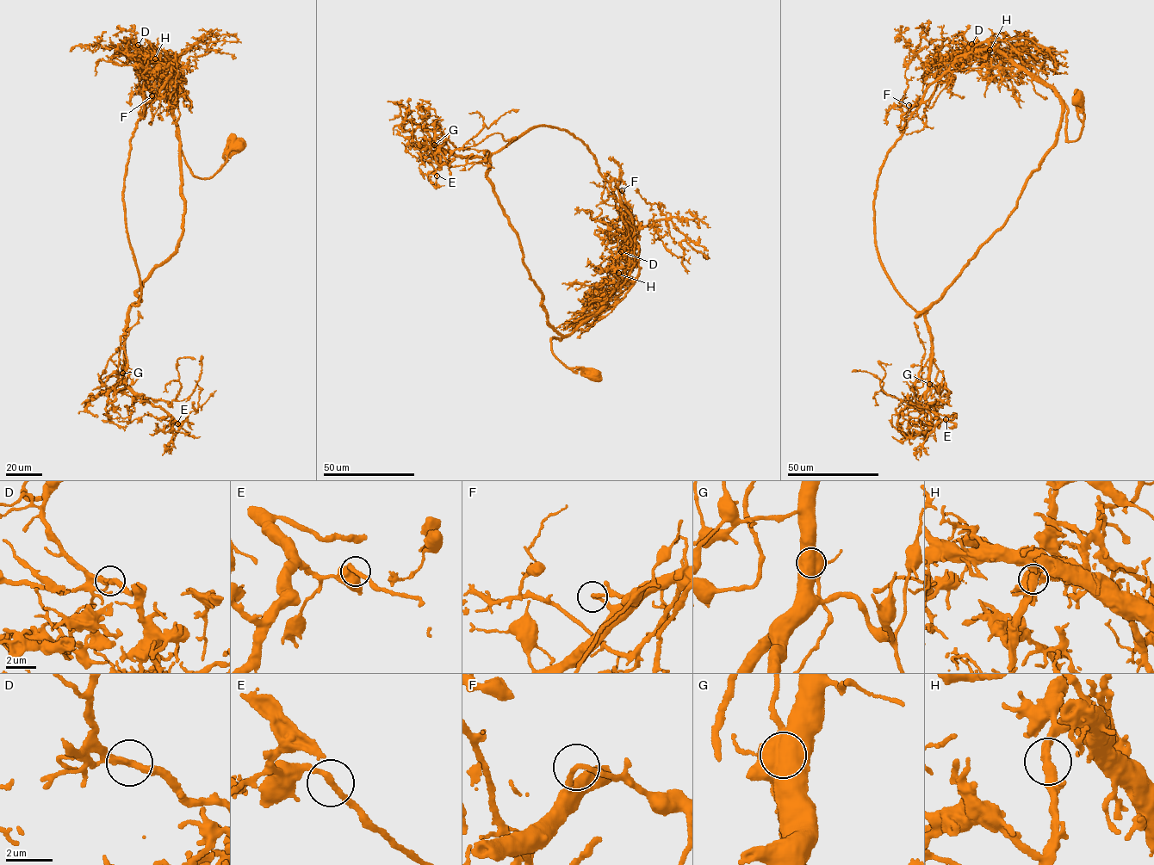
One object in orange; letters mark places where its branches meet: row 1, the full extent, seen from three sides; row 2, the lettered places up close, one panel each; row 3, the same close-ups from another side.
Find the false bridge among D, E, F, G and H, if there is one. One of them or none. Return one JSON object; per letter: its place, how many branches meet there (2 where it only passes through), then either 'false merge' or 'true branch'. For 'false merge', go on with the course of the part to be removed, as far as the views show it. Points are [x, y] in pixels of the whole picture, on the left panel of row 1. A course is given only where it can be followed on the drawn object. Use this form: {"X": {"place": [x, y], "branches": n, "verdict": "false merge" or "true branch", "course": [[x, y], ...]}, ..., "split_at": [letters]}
{"D": {"place": [138, 45], "branches": 2, "verdict": "true branch"}, "E": {"place": [177, 423], "branches": 2, "verdict": "true branch"}, "F": {"place": [152, 95], "branches": 2, "verdict": "true branch"}, "G": {"place": [122, 373], "branches": 1, "verdict": "false merge", "course": [[122, 373], [119, 358], [120, 346], [110, 359], [117, 367], [116, 386], [99, 394]]}, "H": {"place": [155, 58], "branches": 2, "verdict": "true branch"}, "split_at": ["G"]}

